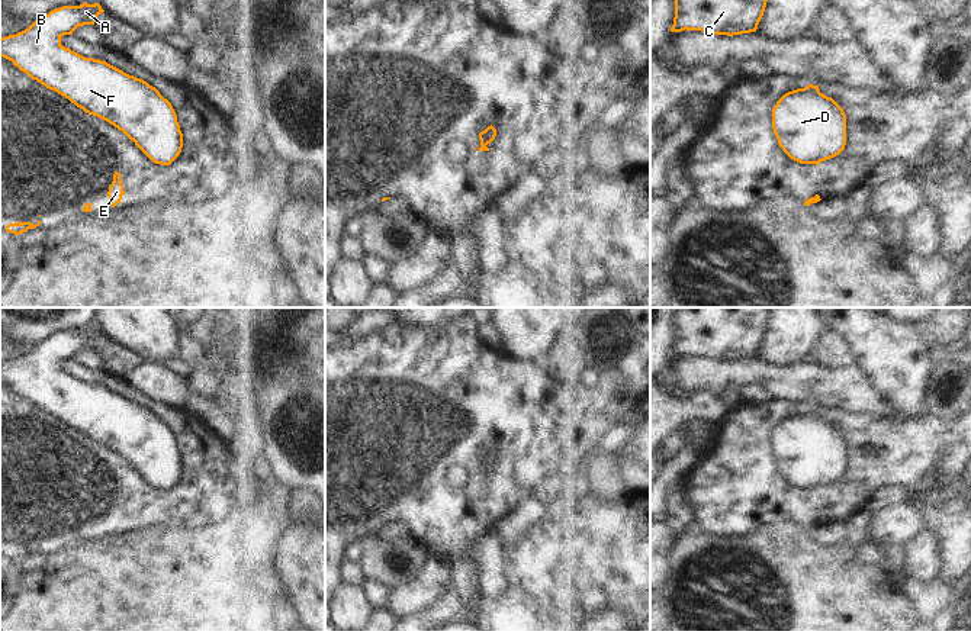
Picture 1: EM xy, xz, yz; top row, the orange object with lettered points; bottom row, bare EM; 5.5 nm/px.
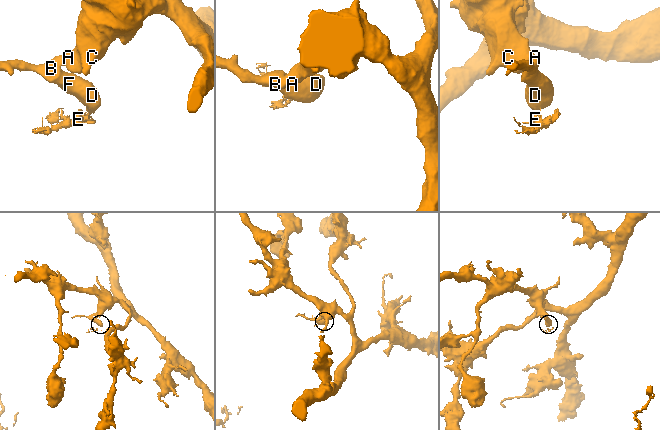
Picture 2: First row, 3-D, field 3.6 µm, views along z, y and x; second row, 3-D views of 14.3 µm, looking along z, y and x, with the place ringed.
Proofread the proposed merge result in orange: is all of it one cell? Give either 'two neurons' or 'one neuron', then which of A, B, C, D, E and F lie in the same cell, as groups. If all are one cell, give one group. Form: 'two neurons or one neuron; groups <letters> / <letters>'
two neurons; groups A B C D F / E

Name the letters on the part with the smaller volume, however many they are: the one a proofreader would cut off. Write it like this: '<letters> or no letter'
E

